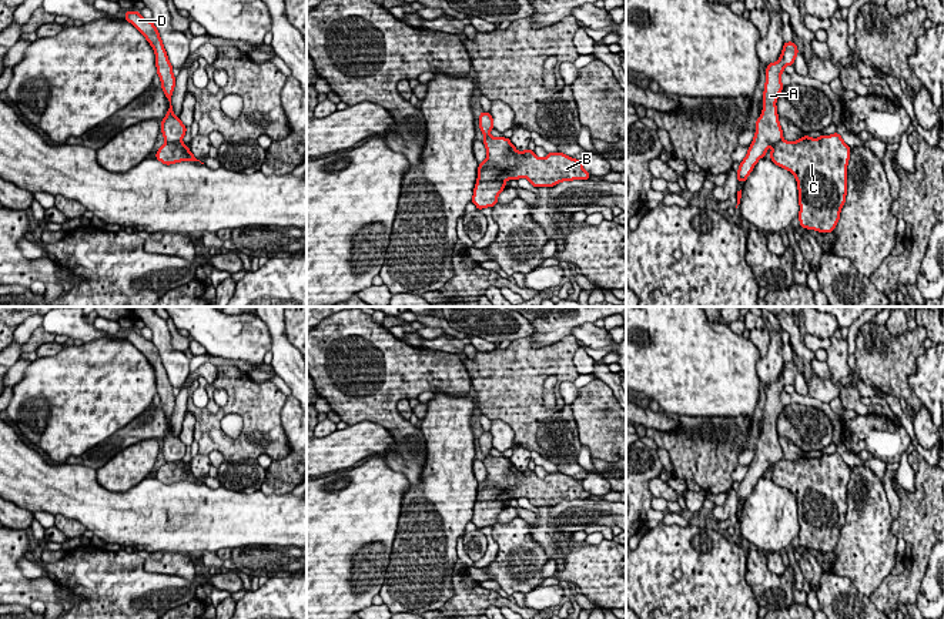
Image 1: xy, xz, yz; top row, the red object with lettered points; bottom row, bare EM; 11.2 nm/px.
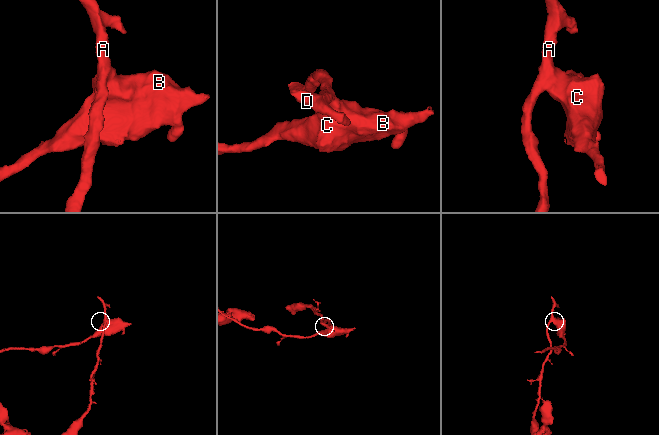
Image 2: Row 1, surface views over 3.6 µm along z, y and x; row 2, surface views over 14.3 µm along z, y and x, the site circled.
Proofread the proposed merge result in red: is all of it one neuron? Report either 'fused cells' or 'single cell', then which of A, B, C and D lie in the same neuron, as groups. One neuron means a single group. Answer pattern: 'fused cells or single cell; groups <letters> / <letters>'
fused cells; groups A D / B C

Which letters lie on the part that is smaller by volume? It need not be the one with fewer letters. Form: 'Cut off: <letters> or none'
Cut off: A, D

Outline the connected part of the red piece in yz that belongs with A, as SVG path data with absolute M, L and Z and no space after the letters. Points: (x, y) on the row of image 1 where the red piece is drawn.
M784 41L780 58L776 63L767 64L763 93L763 111L754 124L754 138L737 170L737 181L744 183L757 161L766 155L767 148L783 140L783 130L779 123L776 101L784 87L781 84L781 73L784 71L786 66L794 64L797 54L797 46L793 41Z

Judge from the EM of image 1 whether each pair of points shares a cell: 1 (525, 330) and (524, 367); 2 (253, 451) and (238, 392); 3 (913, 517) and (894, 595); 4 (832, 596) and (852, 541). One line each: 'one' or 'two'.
1: two
2: one
3: one
4: two

